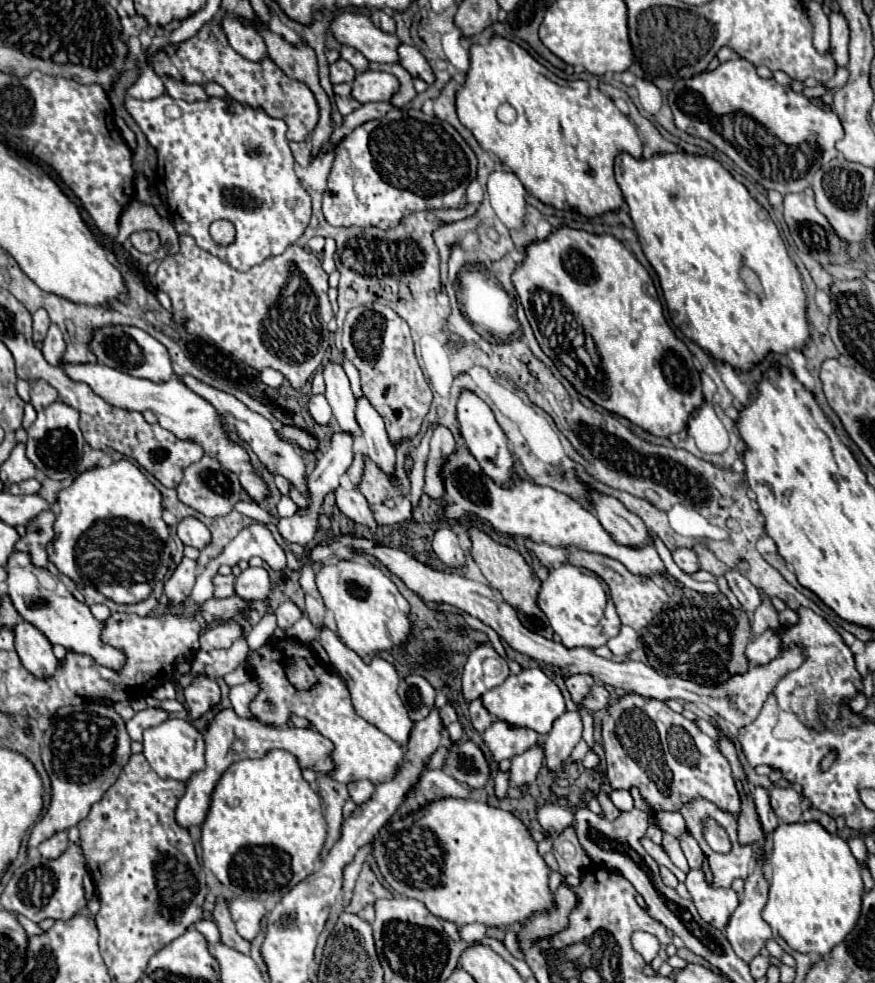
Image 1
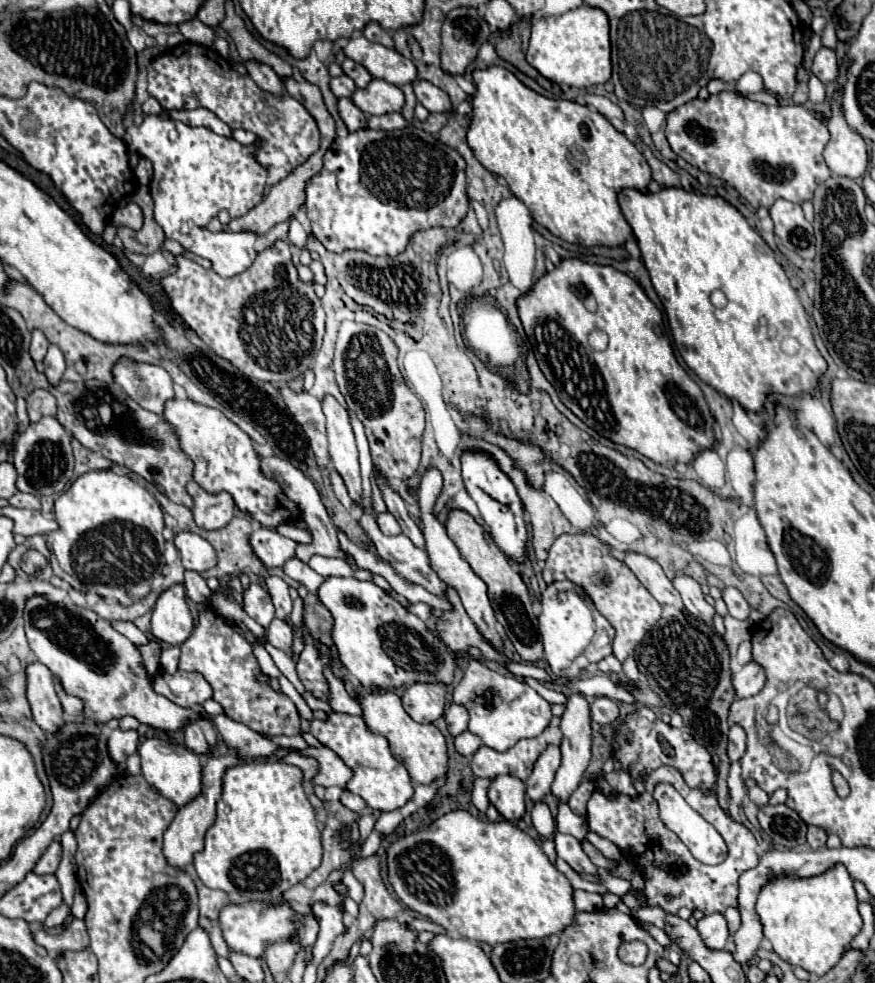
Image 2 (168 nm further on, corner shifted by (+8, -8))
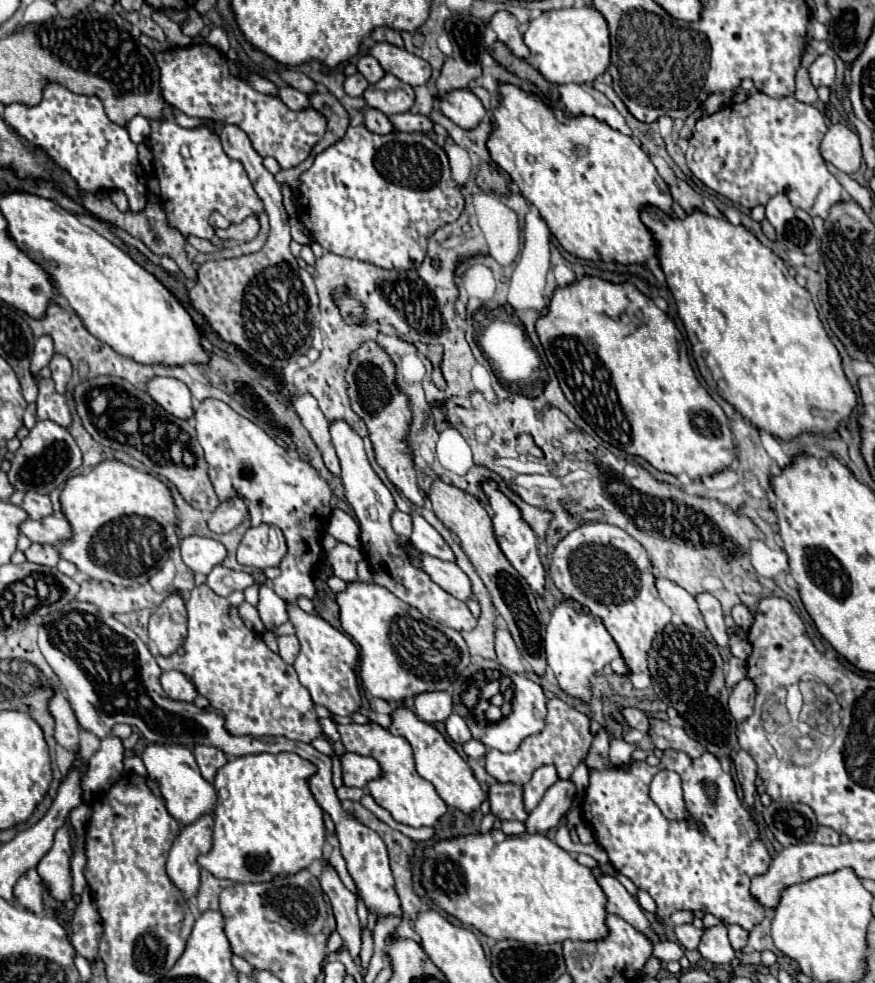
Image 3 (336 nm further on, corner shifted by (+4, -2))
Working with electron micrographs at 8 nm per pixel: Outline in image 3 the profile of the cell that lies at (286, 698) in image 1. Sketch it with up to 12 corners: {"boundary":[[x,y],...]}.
{"boundary":[[377,723],[339,725],[347,751],[373,757],[367,785],[397,823],[433,825],[447,813],[417,773],[405,737]]}

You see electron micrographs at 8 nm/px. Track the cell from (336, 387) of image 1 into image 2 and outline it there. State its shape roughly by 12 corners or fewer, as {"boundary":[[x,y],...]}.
{"boundary":[[321,401],[327,417],[329,455],[361,505],[361,473],[355,435],[345,407]]}

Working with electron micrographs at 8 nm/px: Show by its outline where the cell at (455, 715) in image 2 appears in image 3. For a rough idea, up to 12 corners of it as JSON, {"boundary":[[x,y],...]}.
{"boundary":[[457,713],[445,721],[449,741],[463,745],[471,739],[465,721]]}

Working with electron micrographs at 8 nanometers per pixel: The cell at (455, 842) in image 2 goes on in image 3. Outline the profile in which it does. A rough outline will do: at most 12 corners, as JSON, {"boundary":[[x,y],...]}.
{"boundary":[[545,835],[425,849],[423,887],[487,937],[601,941],[607,897]]}

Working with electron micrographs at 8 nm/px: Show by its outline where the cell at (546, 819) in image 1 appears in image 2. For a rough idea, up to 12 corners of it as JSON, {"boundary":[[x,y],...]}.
{"boundary":[[555,831],[555,851],[577,873],[597,873],[573,835]]}

